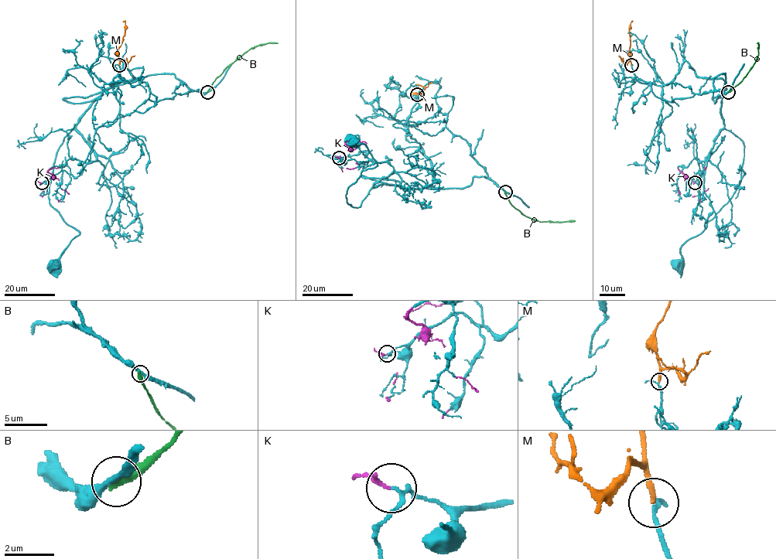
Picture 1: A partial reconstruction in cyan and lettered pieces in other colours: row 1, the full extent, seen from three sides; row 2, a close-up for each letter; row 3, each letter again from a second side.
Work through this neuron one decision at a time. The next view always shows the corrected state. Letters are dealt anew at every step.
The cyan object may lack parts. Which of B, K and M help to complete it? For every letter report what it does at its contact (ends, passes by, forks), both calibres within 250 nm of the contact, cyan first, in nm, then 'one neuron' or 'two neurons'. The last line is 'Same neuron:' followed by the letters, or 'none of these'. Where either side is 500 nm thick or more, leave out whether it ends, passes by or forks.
B: it ends; calibres 260 and 400 nm; two neurons
K: it ends; calibres 150 and 150 nm; two neurons
M: it ends; calibres 130 and 240 nm; one neuron
Same neuron: M

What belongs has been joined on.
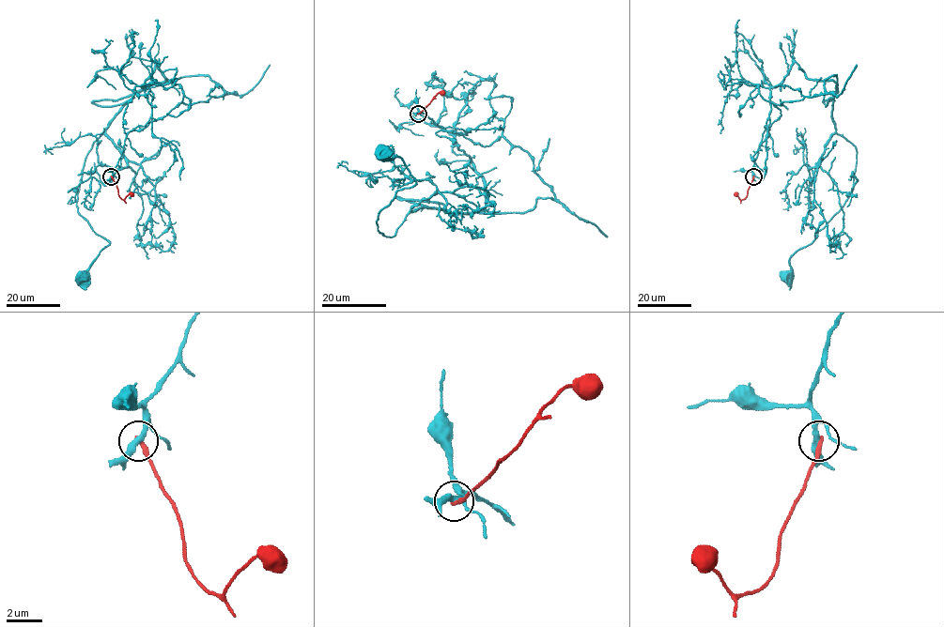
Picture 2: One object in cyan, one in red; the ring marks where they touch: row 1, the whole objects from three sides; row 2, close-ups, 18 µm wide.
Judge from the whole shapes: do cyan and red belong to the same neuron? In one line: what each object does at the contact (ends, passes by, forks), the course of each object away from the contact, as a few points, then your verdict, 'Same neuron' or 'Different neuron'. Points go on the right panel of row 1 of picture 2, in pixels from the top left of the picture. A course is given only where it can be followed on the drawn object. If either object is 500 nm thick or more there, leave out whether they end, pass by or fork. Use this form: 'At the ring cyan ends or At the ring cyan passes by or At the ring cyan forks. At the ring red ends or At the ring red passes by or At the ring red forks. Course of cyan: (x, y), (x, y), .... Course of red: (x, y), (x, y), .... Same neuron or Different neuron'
At the ring cyan passes by. At the ring red ends. Course of cyan: (753, 176), (770, 88), (795, 62), (832, 80), (835, 131), (856, 150), (853, 190), (791, 257), (788, 277). Course of red: (753, 176), (744, 199), (735, 194). Different neuron

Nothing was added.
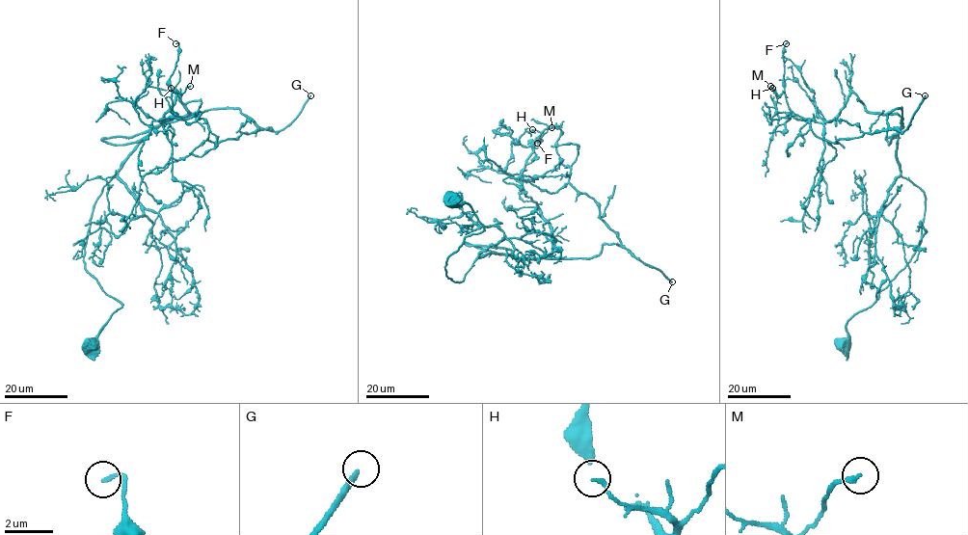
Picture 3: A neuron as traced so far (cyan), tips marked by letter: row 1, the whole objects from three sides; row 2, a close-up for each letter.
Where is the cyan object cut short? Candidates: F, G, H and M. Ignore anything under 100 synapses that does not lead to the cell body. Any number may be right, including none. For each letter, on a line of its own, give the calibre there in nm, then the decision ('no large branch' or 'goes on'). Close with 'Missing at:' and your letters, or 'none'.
F: 130 nm thick; no large branch
G: 280 nm thick; goes on
H: 140 nm thick; no large branch
M: 180 nm thick; no large branch
Missing at: G

